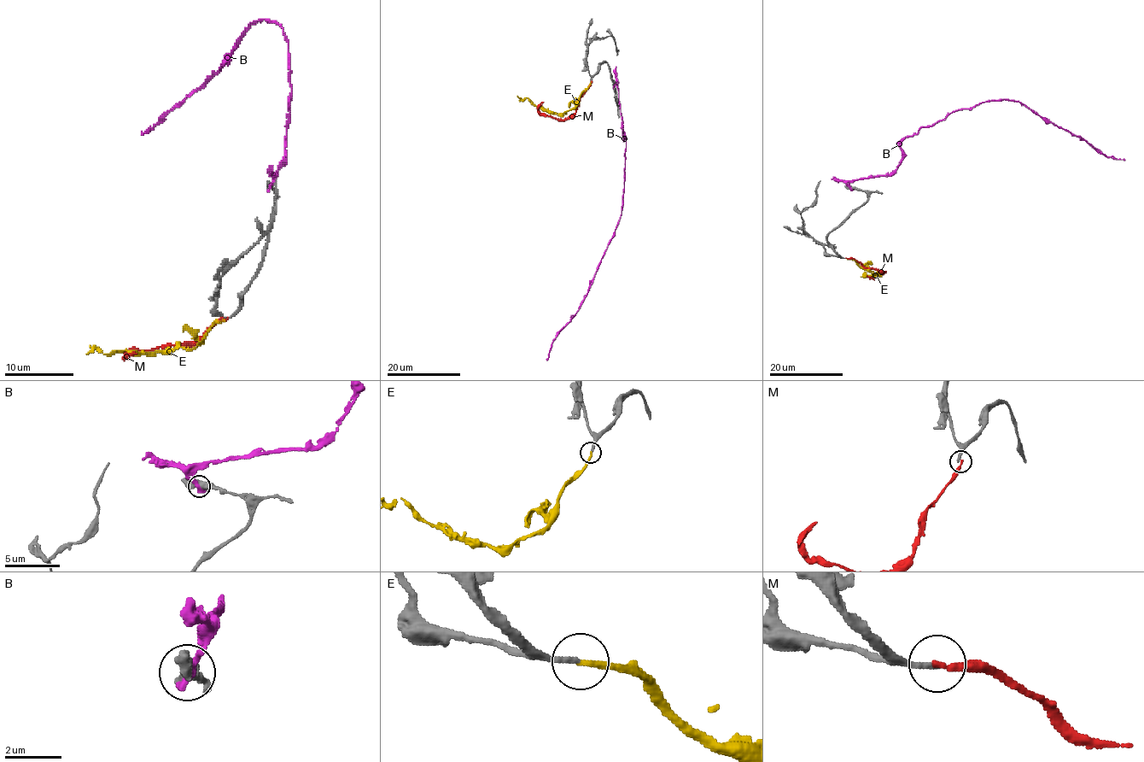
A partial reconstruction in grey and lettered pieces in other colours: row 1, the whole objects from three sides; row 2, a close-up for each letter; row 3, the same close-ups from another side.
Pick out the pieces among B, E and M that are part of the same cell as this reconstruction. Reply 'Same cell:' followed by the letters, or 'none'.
Same cell: E

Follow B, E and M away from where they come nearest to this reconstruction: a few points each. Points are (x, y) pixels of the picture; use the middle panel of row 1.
B: (614, 85), (618, 90), (626, 141), (623, 205), (614, 237), (586, 293), (575, 315), (551, 342), (546, 360)
E: (590, 82), (578, 102), (563, 113), (550, 114), (526, 97), (521, 99), (517, 96)
M: (591, 82), (577, 101), (576, 111), (566, 119), (545, 116), (539, 110), (544, 102)

